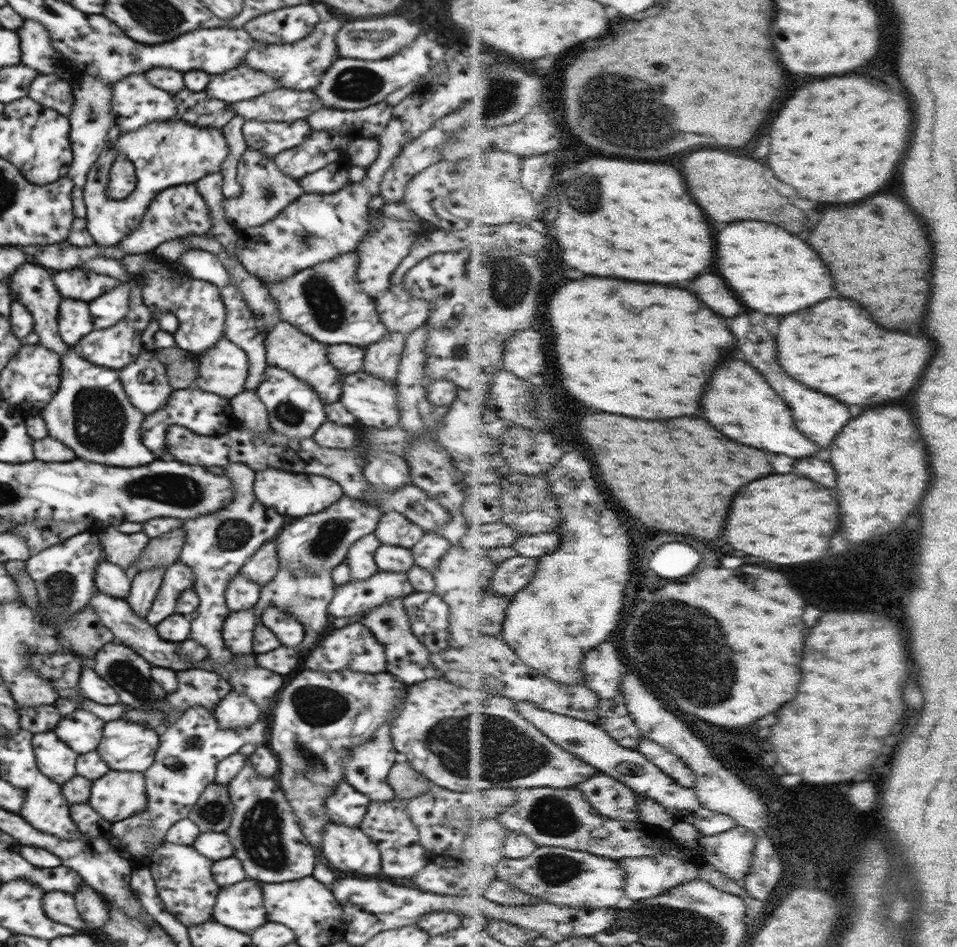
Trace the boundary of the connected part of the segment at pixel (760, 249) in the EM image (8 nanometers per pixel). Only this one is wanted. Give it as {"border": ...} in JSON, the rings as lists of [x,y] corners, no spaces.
{"border":[[[736,222],[718,236],[718,266],[740,298],[760,312],[794,314],[830,298],[836,290],[832,268],[812,248],[786,228],[770,222]]]}

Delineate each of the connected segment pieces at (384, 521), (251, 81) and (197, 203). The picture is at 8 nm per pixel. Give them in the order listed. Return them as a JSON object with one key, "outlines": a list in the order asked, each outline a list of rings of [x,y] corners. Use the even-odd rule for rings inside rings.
{"outlines":[[[[396,511],[383,513],[373,532],[381,544],[411,549],[426,532]]],[[[246,64],[219,75],[212,75],[211,78],[204,91],[208,91],[210,97],[222,99],[227,103],[250,100],[282,87],[282,83],[270,73],[254,70]]],[[[194,183],[173,186],[162,190],[153,199],[149,209],[144,214],[144,219],[140,221],[140,225],[125,238],[122,238],[122,241],[114,247],[122,250],[126,255],[146,253],[170,240],[188,237],[189,235],[210,235],[211,222],[205,201],[198,193],[197,186]]]]}

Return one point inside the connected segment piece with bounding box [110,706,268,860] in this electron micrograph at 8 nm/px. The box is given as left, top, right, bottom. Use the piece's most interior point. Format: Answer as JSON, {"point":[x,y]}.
{"point":[185,765]}

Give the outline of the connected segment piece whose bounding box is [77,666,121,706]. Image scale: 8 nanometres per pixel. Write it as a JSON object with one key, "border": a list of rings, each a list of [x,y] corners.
{"border":[[[82,666],[79,677],[79,694],[100,705],[117,706],[120,698],[114,688],[105,679],[102,679],[94,668]]]}

